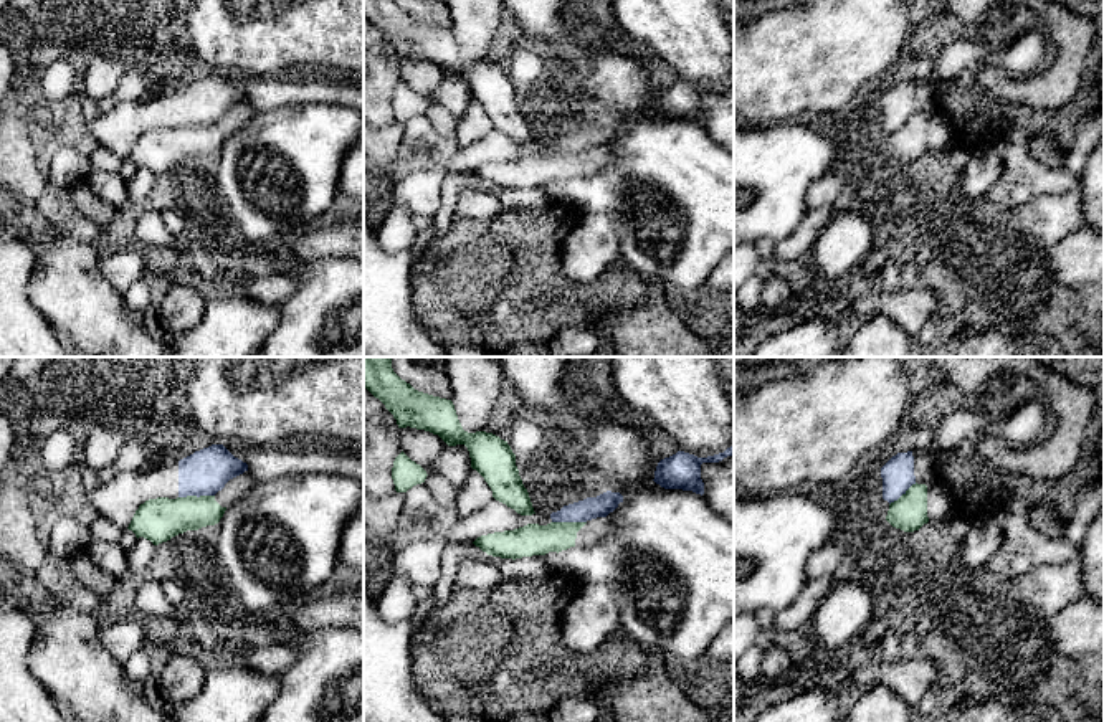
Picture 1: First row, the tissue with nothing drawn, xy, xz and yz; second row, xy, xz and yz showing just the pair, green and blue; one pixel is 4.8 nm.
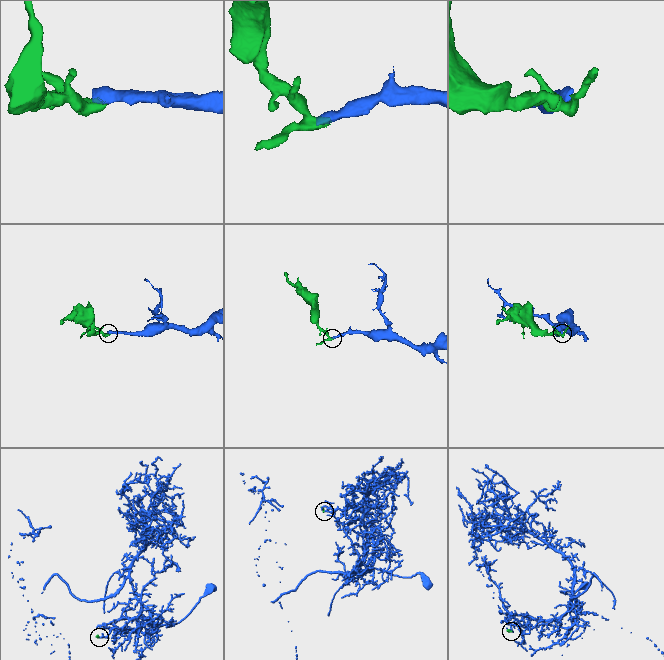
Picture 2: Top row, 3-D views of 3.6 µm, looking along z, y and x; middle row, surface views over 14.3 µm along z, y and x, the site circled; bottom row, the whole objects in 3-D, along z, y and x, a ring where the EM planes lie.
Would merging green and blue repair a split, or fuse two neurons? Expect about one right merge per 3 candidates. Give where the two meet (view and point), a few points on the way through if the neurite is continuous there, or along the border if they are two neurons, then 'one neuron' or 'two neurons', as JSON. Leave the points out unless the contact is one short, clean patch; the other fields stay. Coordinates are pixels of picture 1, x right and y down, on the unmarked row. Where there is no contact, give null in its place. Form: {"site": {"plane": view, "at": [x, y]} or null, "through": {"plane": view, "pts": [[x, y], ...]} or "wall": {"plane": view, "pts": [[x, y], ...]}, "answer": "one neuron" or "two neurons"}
{"site": {"plane": "xy", "at": [195, 126]}, "through": {"plane": "xy", "pts": [[159, 149], [176, 146], [195, 126], [197, 113], [204, 103]]}, "answer": "one neuron"}

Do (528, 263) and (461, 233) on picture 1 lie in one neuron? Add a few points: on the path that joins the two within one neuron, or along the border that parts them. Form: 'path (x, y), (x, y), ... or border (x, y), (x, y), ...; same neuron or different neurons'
path (511, 263), (491, 263), (478, 250); same neuron

